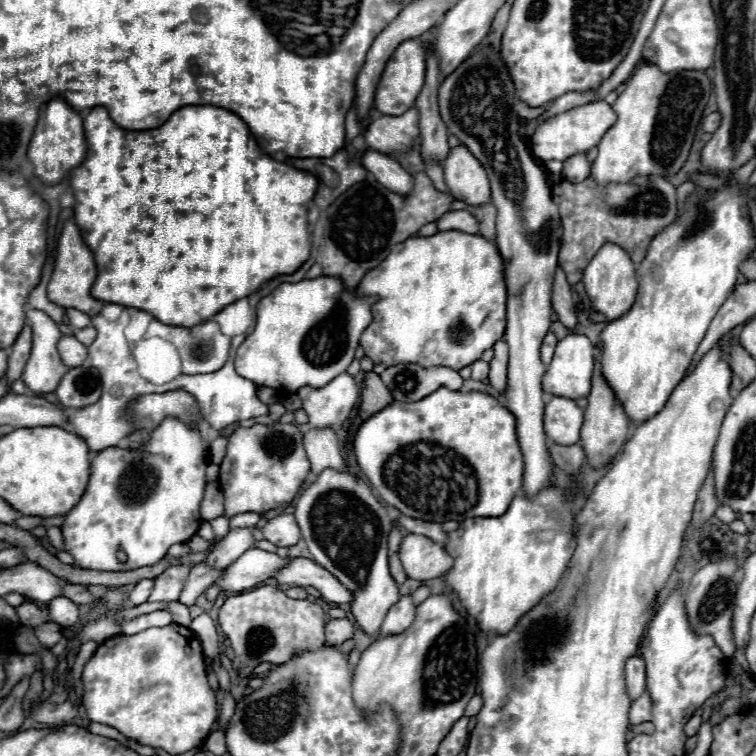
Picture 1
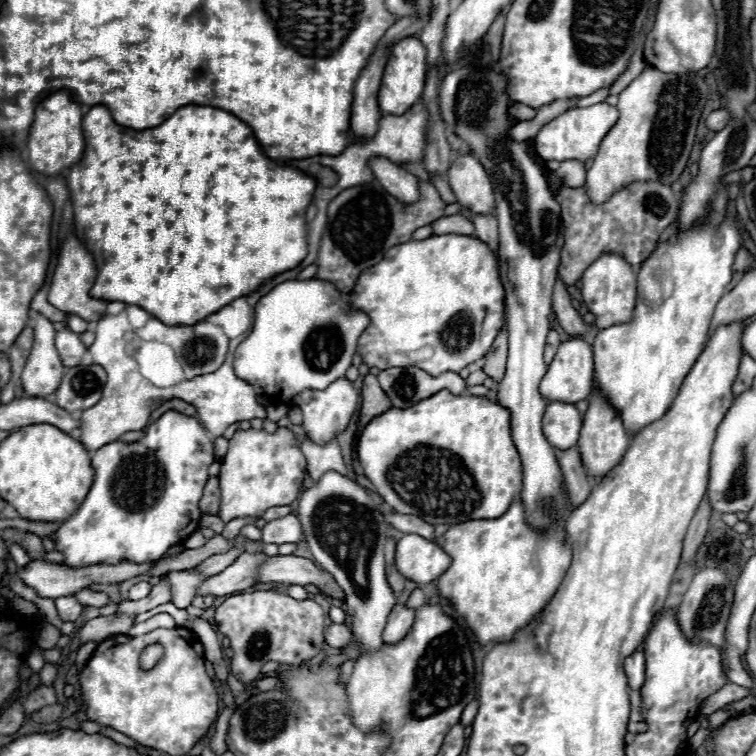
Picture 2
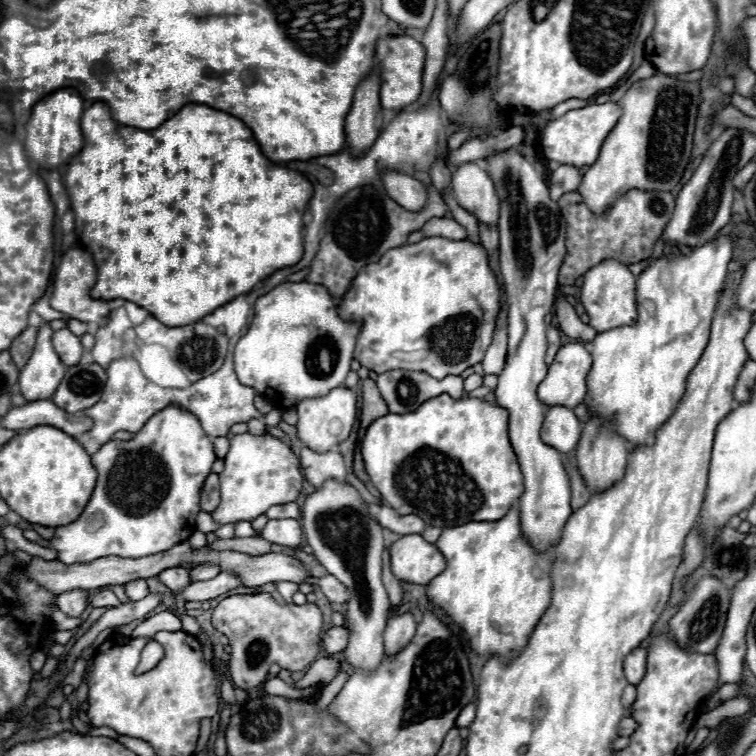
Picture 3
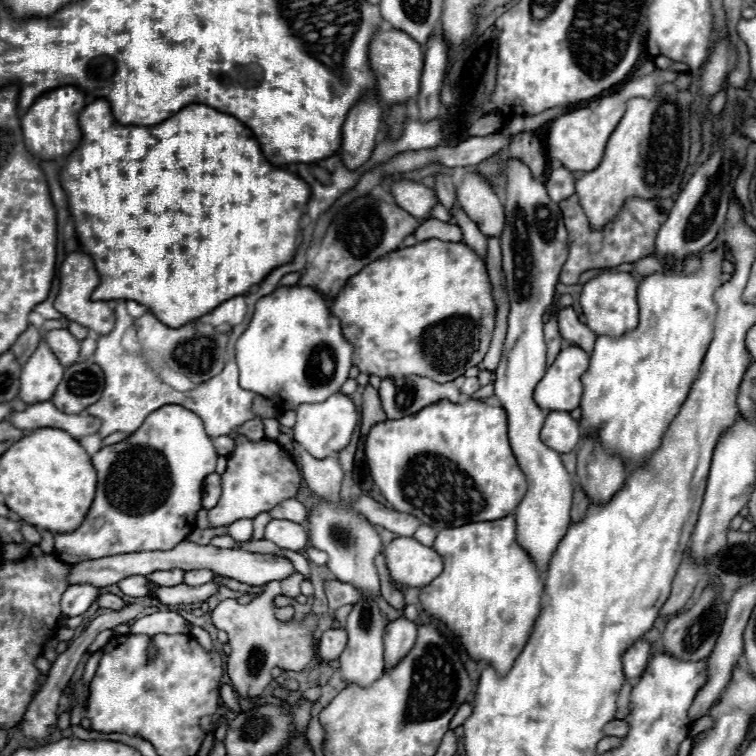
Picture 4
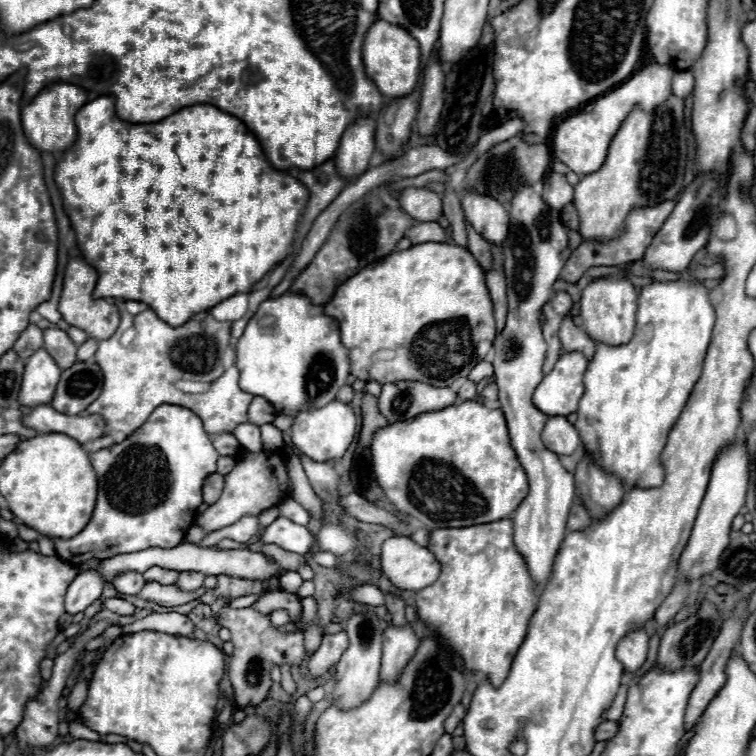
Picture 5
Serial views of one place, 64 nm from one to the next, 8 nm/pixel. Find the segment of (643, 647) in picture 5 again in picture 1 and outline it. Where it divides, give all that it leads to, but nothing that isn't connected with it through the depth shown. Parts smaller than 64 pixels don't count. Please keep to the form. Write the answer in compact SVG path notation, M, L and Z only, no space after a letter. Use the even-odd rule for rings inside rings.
M632 656L626 662L626 694L630 700L638 700L646 688L646 672L640 656Z

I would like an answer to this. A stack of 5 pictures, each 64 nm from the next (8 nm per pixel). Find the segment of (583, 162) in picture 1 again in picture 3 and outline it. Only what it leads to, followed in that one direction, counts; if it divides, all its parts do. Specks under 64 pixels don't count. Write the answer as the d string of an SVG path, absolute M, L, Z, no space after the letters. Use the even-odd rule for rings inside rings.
M560 164L558 170L550 174L550 198L558 200L562 194L570 190L578 190L582 182L582 172L576 166L570 164Z

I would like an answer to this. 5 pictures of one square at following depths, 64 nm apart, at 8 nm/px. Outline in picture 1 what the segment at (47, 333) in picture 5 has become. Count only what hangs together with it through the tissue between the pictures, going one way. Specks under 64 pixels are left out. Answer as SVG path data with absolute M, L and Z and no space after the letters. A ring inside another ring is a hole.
M62 336L62 340L58 342L58 352L62 356L62 362L68 366L68 368L78 368L84 364L88 352L86 352L86 346L80 344L74 336Z

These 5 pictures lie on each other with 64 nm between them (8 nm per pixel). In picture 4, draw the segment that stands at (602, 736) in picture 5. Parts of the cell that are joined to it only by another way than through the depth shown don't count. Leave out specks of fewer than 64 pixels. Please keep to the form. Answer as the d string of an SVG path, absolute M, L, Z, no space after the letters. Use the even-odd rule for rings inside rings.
M614 720L606 726L606 736L618 736L624 738L628 734L628 722L626 720Z

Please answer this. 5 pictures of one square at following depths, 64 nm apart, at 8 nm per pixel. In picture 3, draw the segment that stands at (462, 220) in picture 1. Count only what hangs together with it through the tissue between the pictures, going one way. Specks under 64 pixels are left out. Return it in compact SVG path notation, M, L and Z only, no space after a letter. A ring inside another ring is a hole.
M432 218L430 222L426 222L426 226L422 228L424 236L442 236L442 238L454 238L454 240L462 240L468 236L466 228L462 224L458 224L454 218Z

